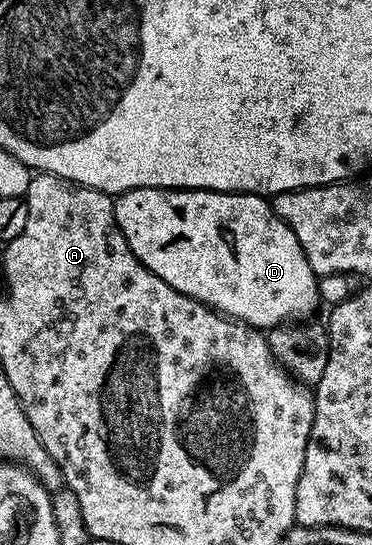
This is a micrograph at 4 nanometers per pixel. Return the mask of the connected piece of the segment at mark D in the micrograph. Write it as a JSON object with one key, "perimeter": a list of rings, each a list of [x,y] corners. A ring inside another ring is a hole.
{"perimeter":[[[137,186],[134,190],[123,190],[121,194],[114,198],[114,215],[116,224],[128,240],[128,248],[137,258],[147,266],[160,280],[164,280],[176,292],[186,294],[189,298],[194,298],[202,302],[212,310],[217,310],[219,314],[233,318],[235,322],[245,322],[246,325],[255,327],[263,332],[283,324],[294,324],[299,320],[306,320],[318,306],[318,282],[319,275],[312,272],[312,264],[308,264],[308,258],[300,248],[296,240],[296,234],[276,216],[273,205],[261,194],[240,194],[237,192],[227,192],[225,190],[180,190],[177,188],[163,188],[160,186]]]}

